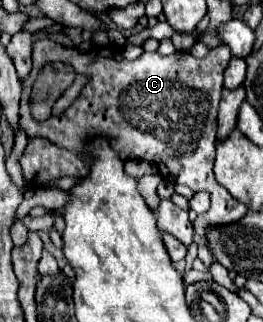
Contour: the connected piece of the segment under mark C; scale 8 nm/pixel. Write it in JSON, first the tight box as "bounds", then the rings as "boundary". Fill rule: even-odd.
{"bounds":[19,38,247,238],"boundary":[[[49,38],[33,44],[33,70],[23,84],[21,122],[19,126],[33,136],[43,136],[57,146],[73,150],[75,154],[89,154],[89,144],[95,138],[107,138],[121,160],[141,158],[153,162],[161,176],[173,184],[185,184],[193,192],[207,190],[211,207],[193,222],[199,238],[207,238],[207,228],[227,226],[247,214],[247,206],[229,196],[229,192],[215,180],[215,132],[217,108],[223,90],[223,72],[231,60],[227,46],[219,46],[205,58],[195,58],[191,52],[175,52],[161,56],[157,52],[143,52],[137,60],[125,60],[121,46],[103,46],[91,52],[77,52],[61,46]],[[49,62],[67,62],[77,74],[87,76],[87,84],[77,100],[59,116],[49,116],[37,122],[29,110],[31,86]]]}

